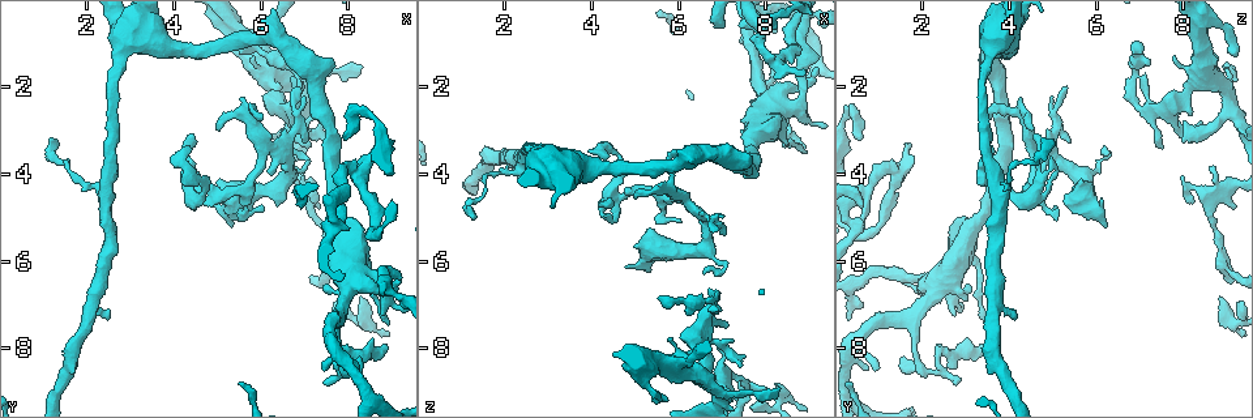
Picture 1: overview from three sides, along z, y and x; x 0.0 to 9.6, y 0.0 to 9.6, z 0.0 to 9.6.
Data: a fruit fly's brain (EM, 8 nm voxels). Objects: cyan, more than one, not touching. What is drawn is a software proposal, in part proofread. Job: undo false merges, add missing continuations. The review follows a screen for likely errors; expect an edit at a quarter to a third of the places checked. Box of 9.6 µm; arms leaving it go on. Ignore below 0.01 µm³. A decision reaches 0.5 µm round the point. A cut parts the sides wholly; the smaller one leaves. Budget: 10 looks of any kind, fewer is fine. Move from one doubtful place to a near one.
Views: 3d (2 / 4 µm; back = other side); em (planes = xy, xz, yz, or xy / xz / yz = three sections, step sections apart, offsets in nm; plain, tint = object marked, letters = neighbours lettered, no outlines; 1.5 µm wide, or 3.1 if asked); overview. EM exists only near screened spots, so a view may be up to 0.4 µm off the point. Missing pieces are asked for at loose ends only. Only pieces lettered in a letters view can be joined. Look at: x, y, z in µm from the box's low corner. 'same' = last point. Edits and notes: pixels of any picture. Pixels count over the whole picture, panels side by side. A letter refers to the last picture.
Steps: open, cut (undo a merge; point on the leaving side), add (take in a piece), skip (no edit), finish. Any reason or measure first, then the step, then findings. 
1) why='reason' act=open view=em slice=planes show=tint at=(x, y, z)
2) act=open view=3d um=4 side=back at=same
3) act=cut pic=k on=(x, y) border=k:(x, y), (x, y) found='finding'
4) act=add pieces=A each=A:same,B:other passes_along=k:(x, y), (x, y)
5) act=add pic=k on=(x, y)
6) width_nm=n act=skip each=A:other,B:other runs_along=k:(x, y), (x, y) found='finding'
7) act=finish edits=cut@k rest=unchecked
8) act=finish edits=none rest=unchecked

why='thin end' act=open view=em slice=planes show=letters at=(6.85, 2.05, 5.35)

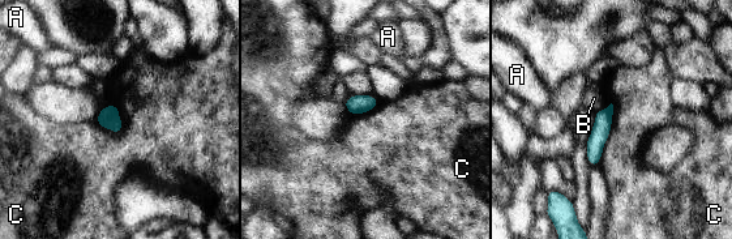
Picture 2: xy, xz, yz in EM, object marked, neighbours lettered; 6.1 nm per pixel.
act=skip each=A:other,B:other,C:other border=2:(612, 103), (611, 132), (599, 162) found='none of them fits'

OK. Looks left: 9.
why='sharp bend' act=open view=3d um=4 at=(4.60, 4.15, 3.45)

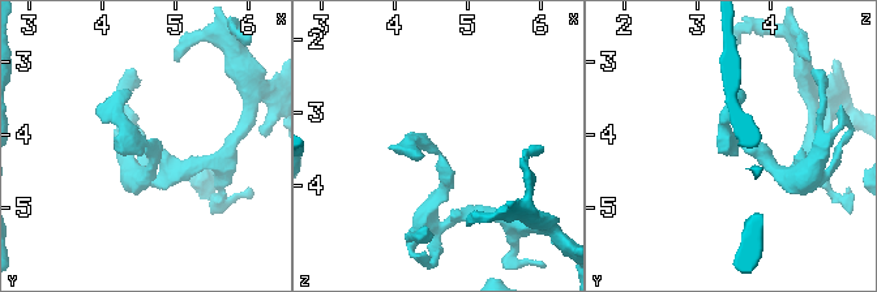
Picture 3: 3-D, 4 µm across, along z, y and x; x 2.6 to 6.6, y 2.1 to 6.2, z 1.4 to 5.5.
why='now the EM' act=open view=em slice=planes show=letters at=(4.60, 4.15, 3.55)

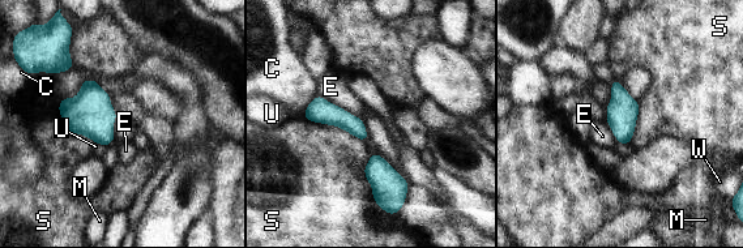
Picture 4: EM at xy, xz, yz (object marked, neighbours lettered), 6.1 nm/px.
longest_contact=S:420nm act=skip each=C:other,E:other,M:other,S:other,U:other,W:other found='one cell here'

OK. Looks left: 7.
why='free end' act=open view=3d um=2 side=back at=(5.30, 5.15, 6.25)

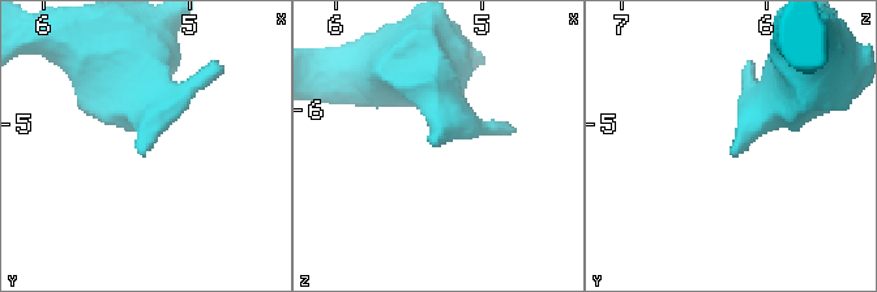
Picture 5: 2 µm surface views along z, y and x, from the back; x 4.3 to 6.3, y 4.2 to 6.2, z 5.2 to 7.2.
why='need the tissue' act=open view=em slice=planes show=letters at=(5.34, 5.20, 6.22)

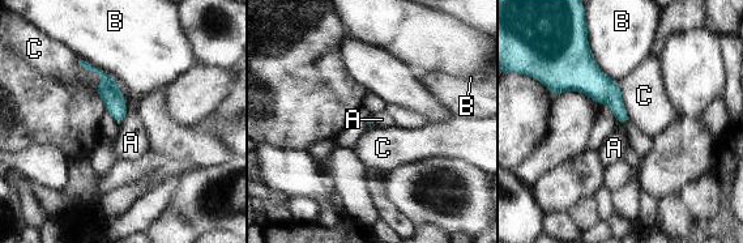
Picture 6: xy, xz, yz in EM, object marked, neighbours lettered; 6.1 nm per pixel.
act=skip each=A:other,B:other,C:other found='none of them fits'

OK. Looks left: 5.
why='an open end' act=open view=em slice=planes show=plain at=(6.80, 3.80, 8.70)

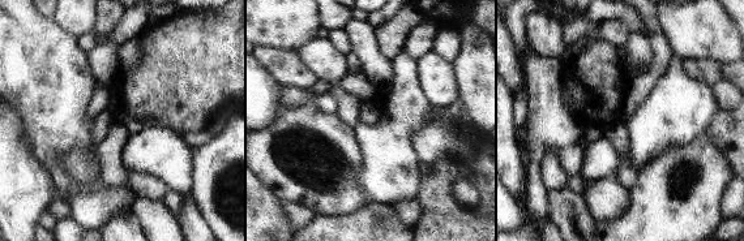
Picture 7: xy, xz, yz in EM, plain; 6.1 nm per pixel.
why='see the neighbours' act=open view=em slice=planes show=letters at=same

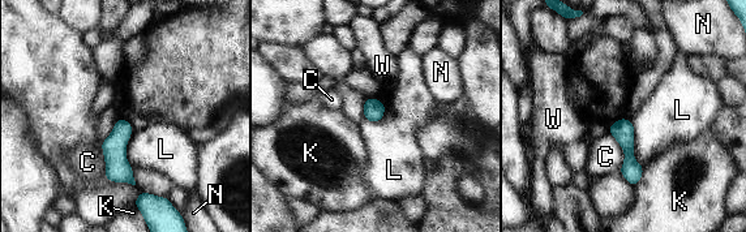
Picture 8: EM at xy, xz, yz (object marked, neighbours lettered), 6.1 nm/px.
act=skip each=C:other,K:other,L:other,N:other,W:other runs_along=8:(622, 121), (633, 181) found='no lettered piece goes on from it'

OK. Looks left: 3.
act=finish edits=none rest=unchecked

